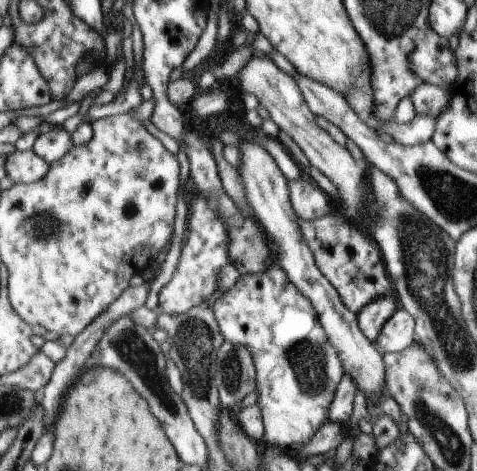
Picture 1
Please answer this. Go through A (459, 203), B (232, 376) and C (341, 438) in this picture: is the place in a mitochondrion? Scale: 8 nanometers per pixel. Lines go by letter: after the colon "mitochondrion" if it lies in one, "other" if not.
A: mitochondrion
B: mitochondrion
C: other

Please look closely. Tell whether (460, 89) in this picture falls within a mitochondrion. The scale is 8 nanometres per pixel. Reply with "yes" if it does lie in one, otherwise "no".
no

